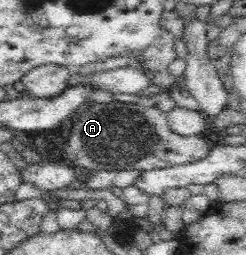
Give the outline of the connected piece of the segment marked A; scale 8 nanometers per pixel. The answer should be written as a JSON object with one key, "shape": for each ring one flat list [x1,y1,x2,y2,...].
{"shape":[[87,103,73,115,66,138,66,157,81,172,170,168,207,158,210,144,196,136,181,136,170,128,167,114,154,104]]}

